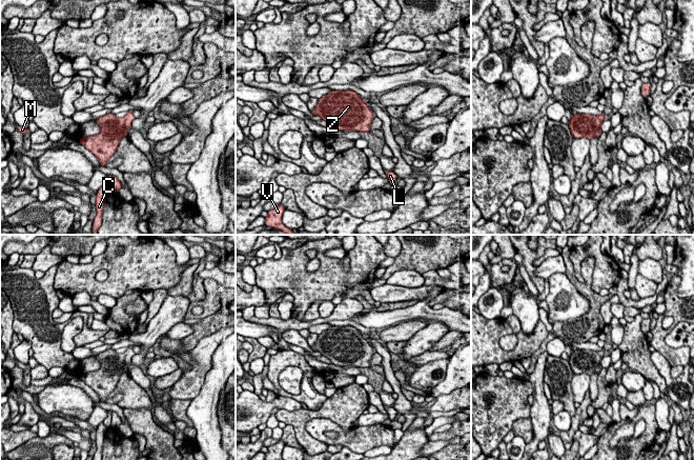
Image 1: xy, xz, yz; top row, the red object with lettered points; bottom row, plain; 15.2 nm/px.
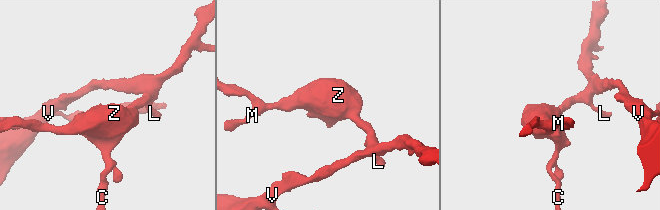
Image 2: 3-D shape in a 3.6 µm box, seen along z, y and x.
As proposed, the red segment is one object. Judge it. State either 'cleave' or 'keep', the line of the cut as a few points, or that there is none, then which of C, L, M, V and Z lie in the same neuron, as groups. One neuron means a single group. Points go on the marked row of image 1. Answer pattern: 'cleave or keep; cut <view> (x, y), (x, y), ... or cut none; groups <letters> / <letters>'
keep; cut none; groups C L M V Z

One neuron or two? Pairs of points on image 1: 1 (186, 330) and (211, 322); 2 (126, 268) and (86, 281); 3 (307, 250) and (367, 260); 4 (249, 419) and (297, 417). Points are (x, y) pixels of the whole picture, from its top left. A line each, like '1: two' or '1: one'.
1: two
2: one
3: one
4: two

